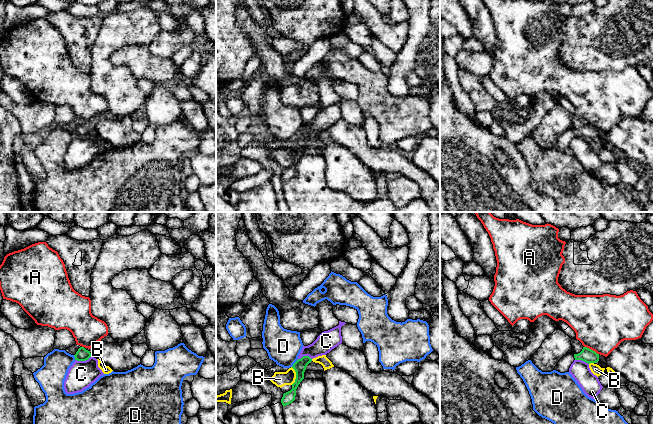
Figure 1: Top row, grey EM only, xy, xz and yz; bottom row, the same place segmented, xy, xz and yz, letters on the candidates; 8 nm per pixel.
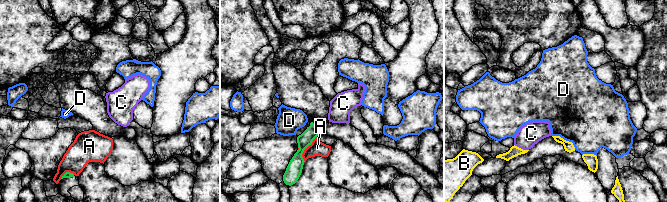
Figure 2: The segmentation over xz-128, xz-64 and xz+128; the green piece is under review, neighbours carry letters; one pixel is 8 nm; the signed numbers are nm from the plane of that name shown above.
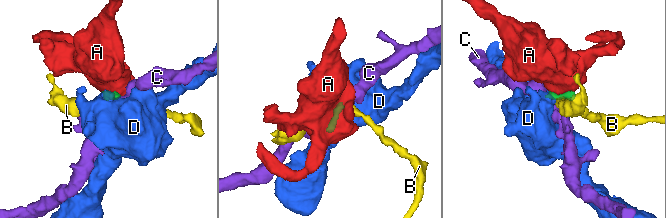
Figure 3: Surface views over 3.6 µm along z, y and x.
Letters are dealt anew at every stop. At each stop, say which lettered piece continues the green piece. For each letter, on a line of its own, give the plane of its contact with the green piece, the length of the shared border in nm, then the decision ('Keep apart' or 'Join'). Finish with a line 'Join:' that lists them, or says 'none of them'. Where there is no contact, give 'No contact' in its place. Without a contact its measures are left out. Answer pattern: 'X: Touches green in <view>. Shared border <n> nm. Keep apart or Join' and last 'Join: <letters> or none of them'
A: Touches green in yz. Shared border 140 nm. Keep apart
B: Touches green in xz. Shared border 140 nm. Keep apart
C: Touches green in xy. Shared border 140 nm. Keep apart
D: Touches green in xz. Shared border 80 nm. Keep apart
Join: none of them

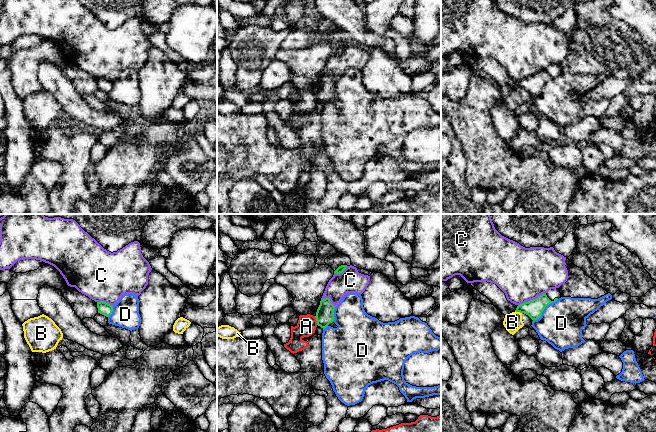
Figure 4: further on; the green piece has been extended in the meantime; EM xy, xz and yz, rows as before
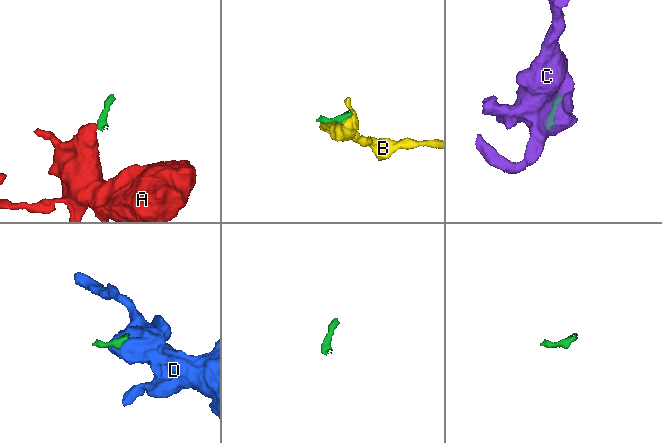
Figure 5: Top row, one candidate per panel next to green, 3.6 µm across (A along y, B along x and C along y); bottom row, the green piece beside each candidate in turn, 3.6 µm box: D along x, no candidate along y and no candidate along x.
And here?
A: Touches green in xz. Shared border 80 nm. Keep apart
B: Touches green in yz. Shared border 60 nm. Keep apart
C: Touches green in yz. Shared border 240 nm. Keep apart
D: Touches green in yz. Shared border 280 nm. Keep apart
Join: none of them

